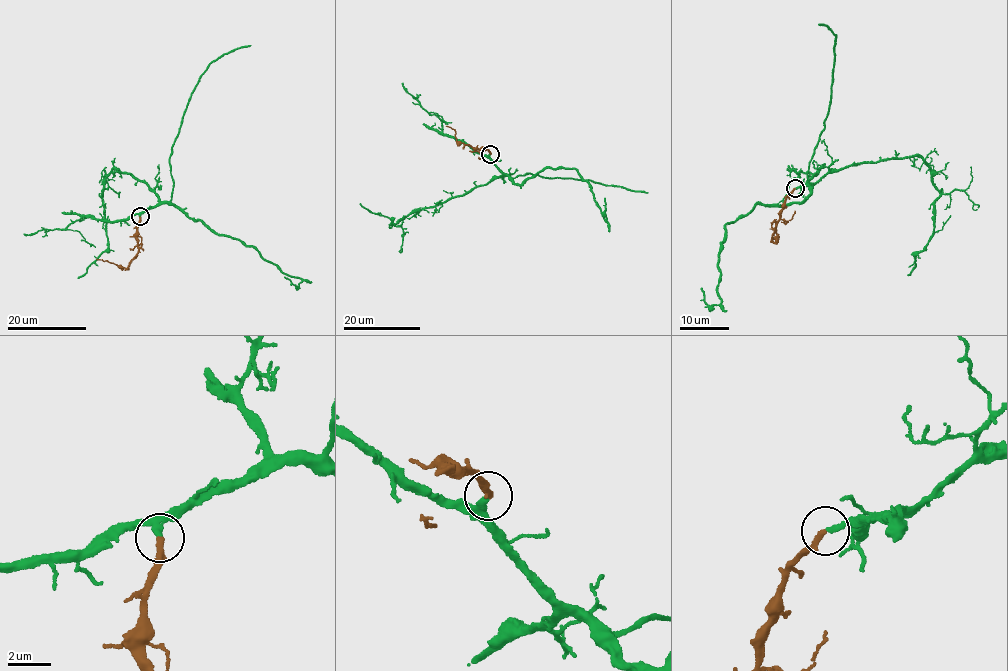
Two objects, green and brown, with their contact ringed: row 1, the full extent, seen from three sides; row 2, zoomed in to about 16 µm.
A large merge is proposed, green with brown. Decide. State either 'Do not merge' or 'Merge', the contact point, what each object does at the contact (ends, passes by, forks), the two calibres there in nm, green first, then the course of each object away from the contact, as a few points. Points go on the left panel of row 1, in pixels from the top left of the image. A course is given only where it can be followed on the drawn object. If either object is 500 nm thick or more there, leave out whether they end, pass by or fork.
Merge. Place: (140, 216). At the ring green ends. At the ring brown ends. Thickness 280 nm (green) against 280 nm. Course of green: (140, 216), (159, 203), (155, 193), (130, 174), (114, 168), (105, 180), (102, 196), (107, 249), (78, 278). Course of brown: (140, 217), (138, 252), (129, 266), (120, 267), (96, 259)

